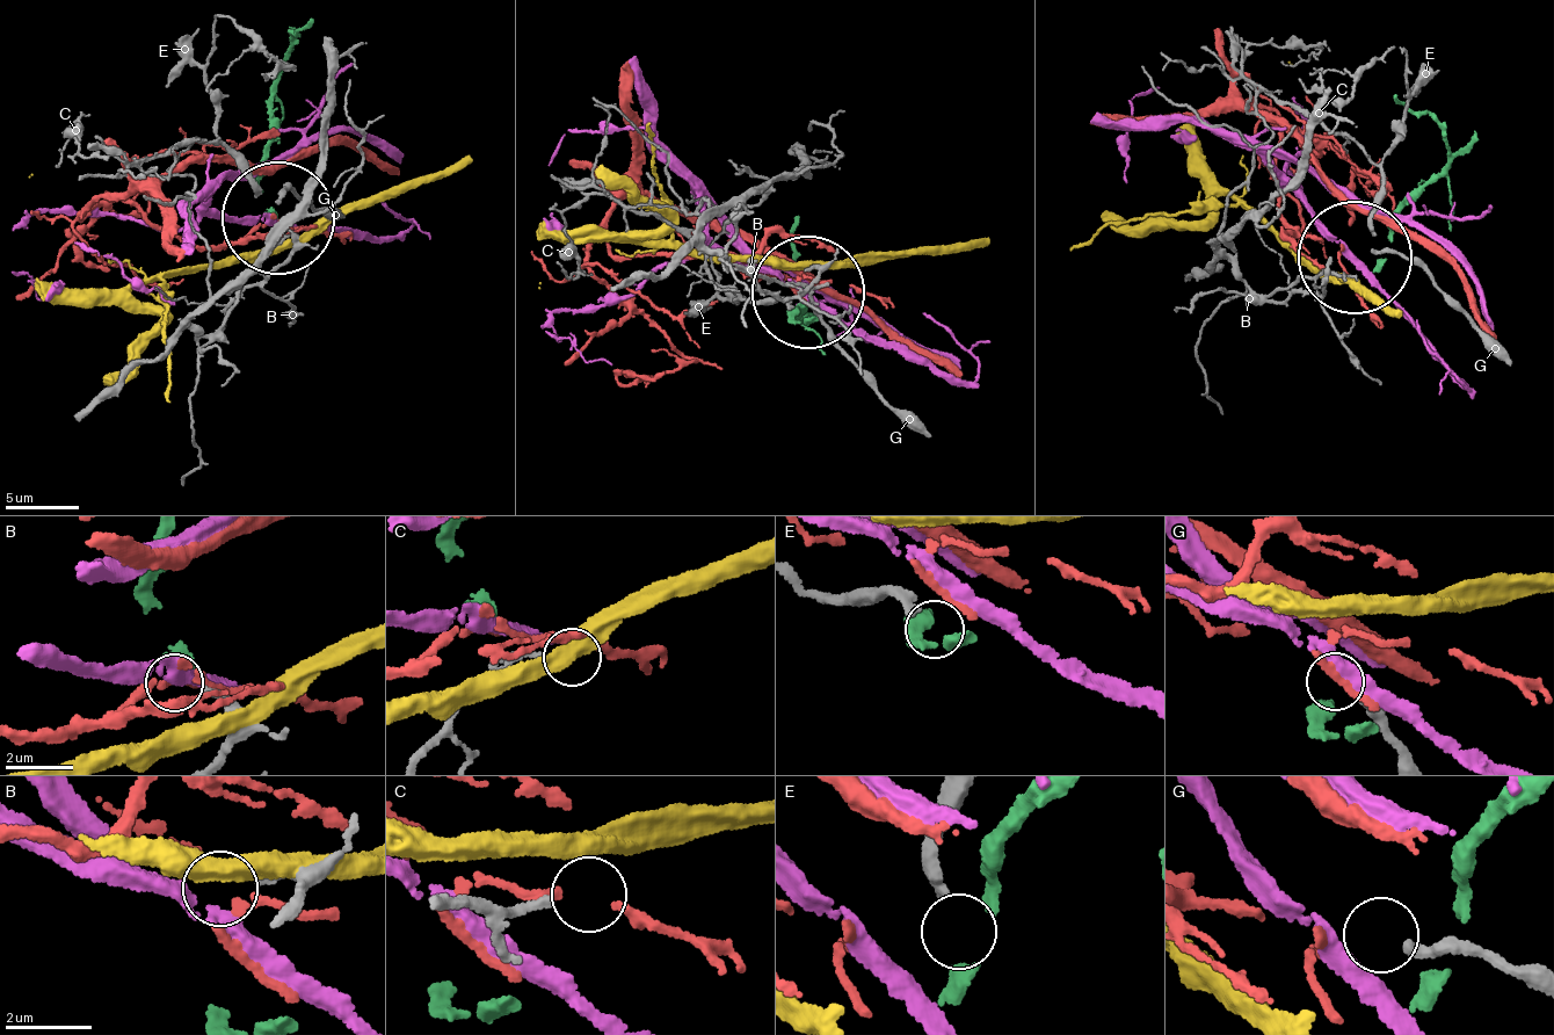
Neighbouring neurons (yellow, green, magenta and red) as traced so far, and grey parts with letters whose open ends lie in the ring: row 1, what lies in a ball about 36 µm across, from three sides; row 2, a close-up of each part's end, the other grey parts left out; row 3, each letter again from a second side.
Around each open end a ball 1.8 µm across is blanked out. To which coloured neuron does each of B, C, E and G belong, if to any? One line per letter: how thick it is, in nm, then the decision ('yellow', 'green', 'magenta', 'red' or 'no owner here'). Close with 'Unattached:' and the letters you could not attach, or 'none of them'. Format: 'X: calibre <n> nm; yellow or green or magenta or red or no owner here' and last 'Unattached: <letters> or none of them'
B: calibre 240 nm; magenta
C: calibre 170 nm; no owner here
E: calibre 280 nm; green
G: calibre 300 nm; no owner here
Unattached: C, G

